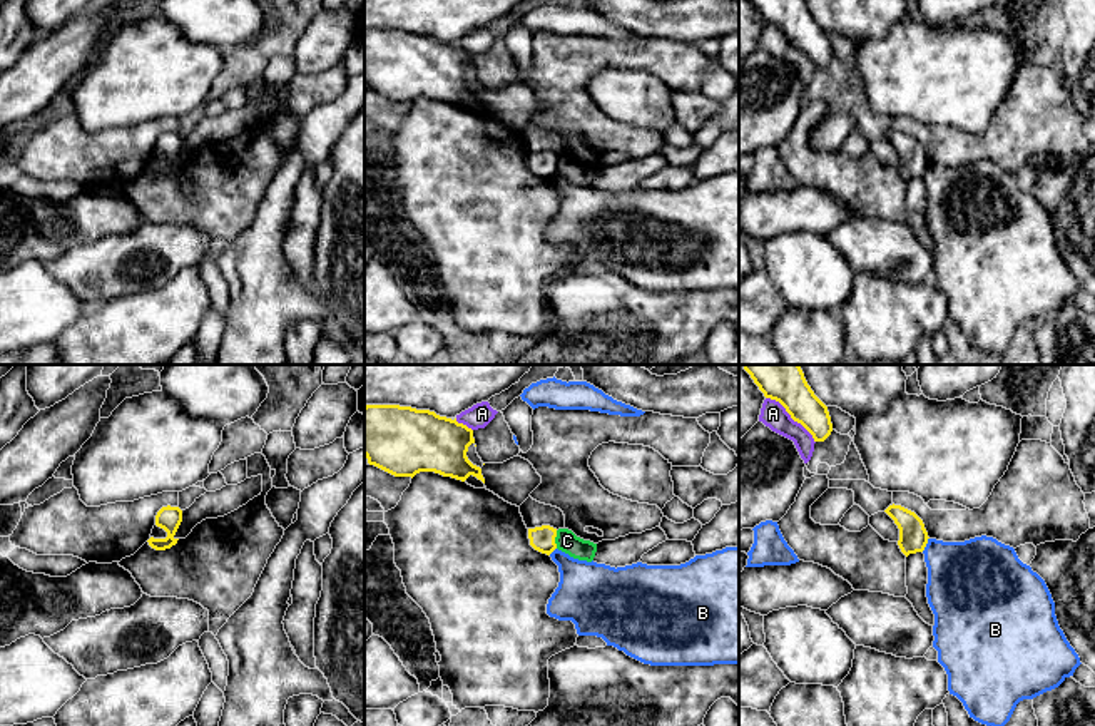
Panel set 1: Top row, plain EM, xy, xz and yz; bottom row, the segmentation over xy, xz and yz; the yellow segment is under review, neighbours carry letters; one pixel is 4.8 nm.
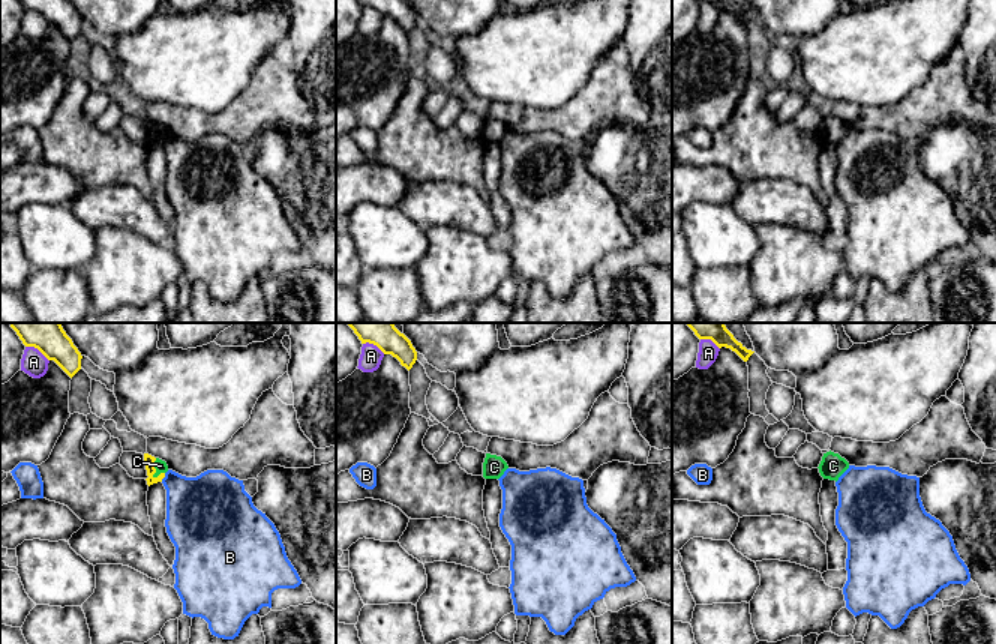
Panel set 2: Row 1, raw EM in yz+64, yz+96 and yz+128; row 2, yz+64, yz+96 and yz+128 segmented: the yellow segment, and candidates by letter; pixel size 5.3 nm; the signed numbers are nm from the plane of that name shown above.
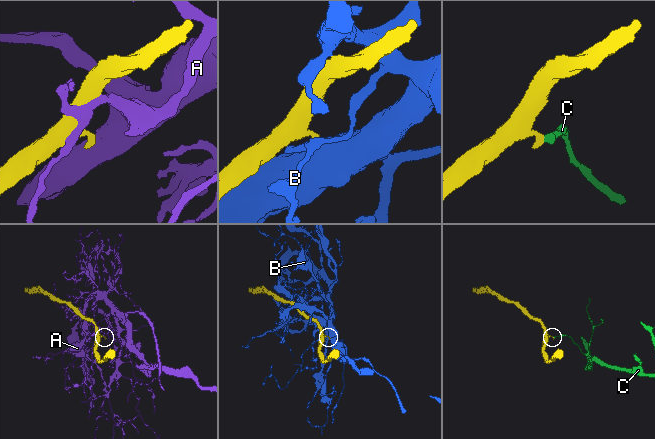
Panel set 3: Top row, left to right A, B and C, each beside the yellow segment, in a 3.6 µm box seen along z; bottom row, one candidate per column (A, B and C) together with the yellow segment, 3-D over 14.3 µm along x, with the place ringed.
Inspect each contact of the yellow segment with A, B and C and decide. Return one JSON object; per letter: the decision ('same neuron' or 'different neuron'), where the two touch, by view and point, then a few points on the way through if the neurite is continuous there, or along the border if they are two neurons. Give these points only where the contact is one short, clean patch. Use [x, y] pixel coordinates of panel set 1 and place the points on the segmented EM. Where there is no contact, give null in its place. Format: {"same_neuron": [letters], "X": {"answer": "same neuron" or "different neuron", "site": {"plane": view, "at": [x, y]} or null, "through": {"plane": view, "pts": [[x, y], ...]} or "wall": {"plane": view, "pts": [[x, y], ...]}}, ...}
{"same_neuron": [], "A": {"answer": "different neuron", "site": {"plane": "yz", "at": [791, 417]}}, "B": {"answer": "different neuron", "site": {"plane": "yz", "at": [926, 542]}}, "C": {"answer": "different neuron", "site": {"plane": "xz", "at": [554, 539]}, "wall": {"plane": "xz", "pts": [[557, 531], [555, 547]]}}}

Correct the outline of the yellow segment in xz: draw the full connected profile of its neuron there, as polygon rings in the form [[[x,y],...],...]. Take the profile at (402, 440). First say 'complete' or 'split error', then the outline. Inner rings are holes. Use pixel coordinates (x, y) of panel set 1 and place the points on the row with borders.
complete; [[[400,405],[364,406],[364,457],[395,477],[435,472],[461,482],[473,475],[485,483],[481,468],[466,457],[471,443],[473,430],[456,418]]]

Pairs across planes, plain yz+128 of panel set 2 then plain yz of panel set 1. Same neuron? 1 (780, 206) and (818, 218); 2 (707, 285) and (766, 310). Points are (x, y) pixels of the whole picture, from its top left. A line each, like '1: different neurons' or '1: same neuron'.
1: different neurons
2: different neurons

